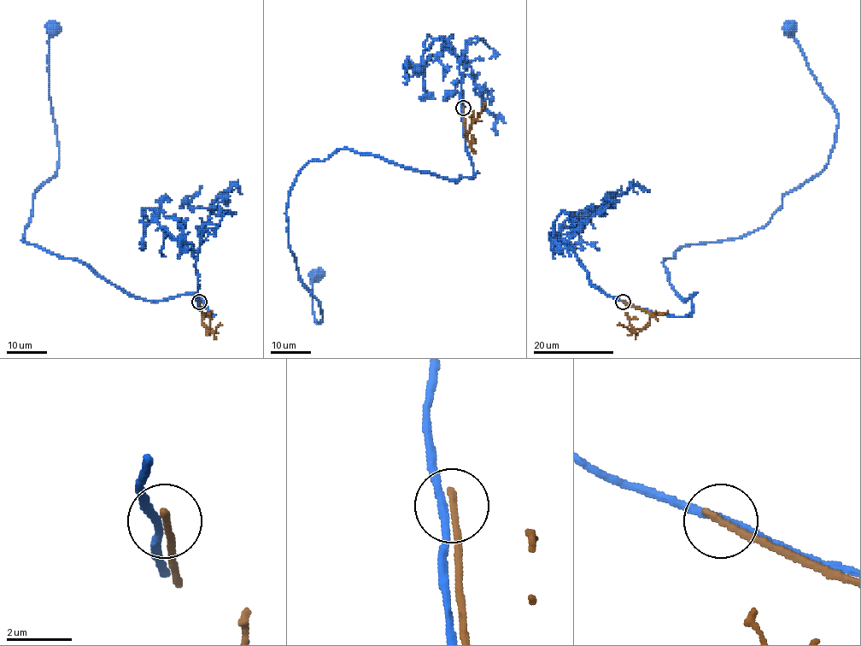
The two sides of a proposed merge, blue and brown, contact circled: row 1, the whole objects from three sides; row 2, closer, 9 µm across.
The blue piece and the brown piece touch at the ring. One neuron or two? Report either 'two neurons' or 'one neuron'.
two neurons

